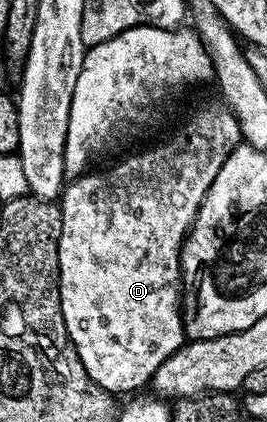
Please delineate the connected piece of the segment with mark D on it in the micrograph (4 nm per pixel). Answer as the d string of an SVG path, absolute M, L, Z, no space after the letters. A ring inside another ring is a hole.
M227 106L204 107L201 111L196 111L169 139L164 139L161 143L156 143L153 147L148 147L145 151L136 151L133 155L128 155L125 159L117 161L113 167L108 167L105 171L89 170L77 179L71 180L63 188L58 200L60 216L62 217L62 233L58 241L58 265L60 266L60 312L66 321L66 333L70 341L76 346L78 357L86 369L86 373L94 382L108 391L114 397L121 397L127 391L136 391L139 387L147 388L152 382L154 373L166 357L175 353L178 346L176 331L178 335L178 304L182 299L182 284L180 282L180 250L184 247L184 238L192 229L192 223L196 220L198 209L210 189L214 185L214 177L218 177L218 169L230 157L230 153L239 143L240 126L234 117L234 113L228 110Z

